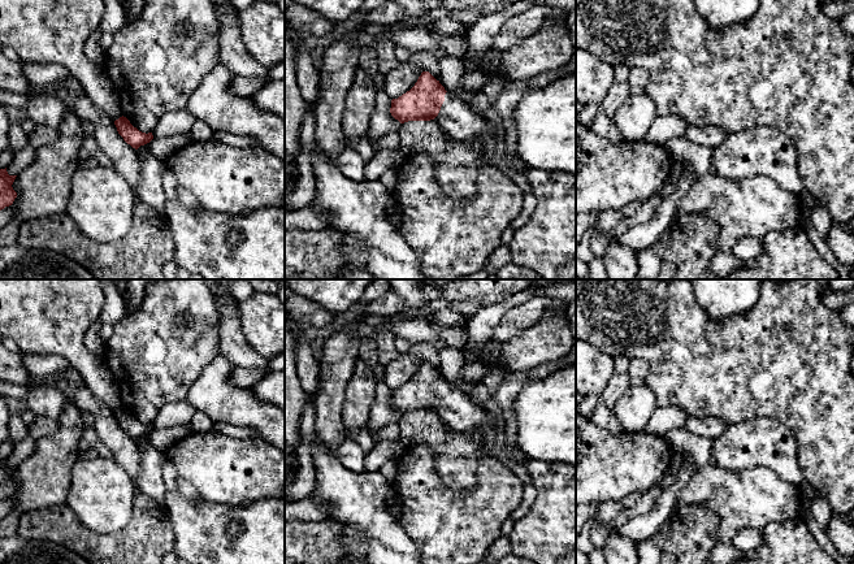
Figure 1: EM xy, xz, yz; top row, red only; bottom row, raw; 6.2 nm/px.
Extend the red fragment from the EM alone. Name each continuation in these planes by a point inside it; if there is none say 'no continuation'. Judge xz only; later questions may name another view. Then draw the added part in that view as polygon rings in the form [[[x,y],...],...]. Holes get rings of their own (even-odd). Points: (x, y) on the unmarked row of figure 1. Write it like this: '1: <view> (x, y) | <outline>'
1: xz (455, 408) | [[[446,383],[435,412],[442,421],[456,431],[482,428],[486,451],[495,455],[502,464],[510,467],[513,461],[520,461],[523,465],[528,465],[530,459],[515,444],[506,443],[502,448],[498,447],[497,430],[487,420],[485,408],[473,404],[468,395],[454,389],[450,383]]]

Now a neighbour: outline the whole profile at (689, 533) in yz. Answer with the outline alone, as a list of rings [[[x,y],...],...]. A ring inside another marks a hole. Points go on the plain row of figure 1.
[[[679,504],[675,506],[669,517],[653,535],[654,542],[663,552],[672,554],[676,564],[703,564],[718,543],[718,517],[706,506]]]

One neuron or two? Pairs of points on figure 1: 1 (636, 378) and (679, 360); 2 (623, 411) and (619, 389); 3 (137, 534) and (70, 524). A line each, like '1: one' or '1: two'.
1: two
2: two
3: one

